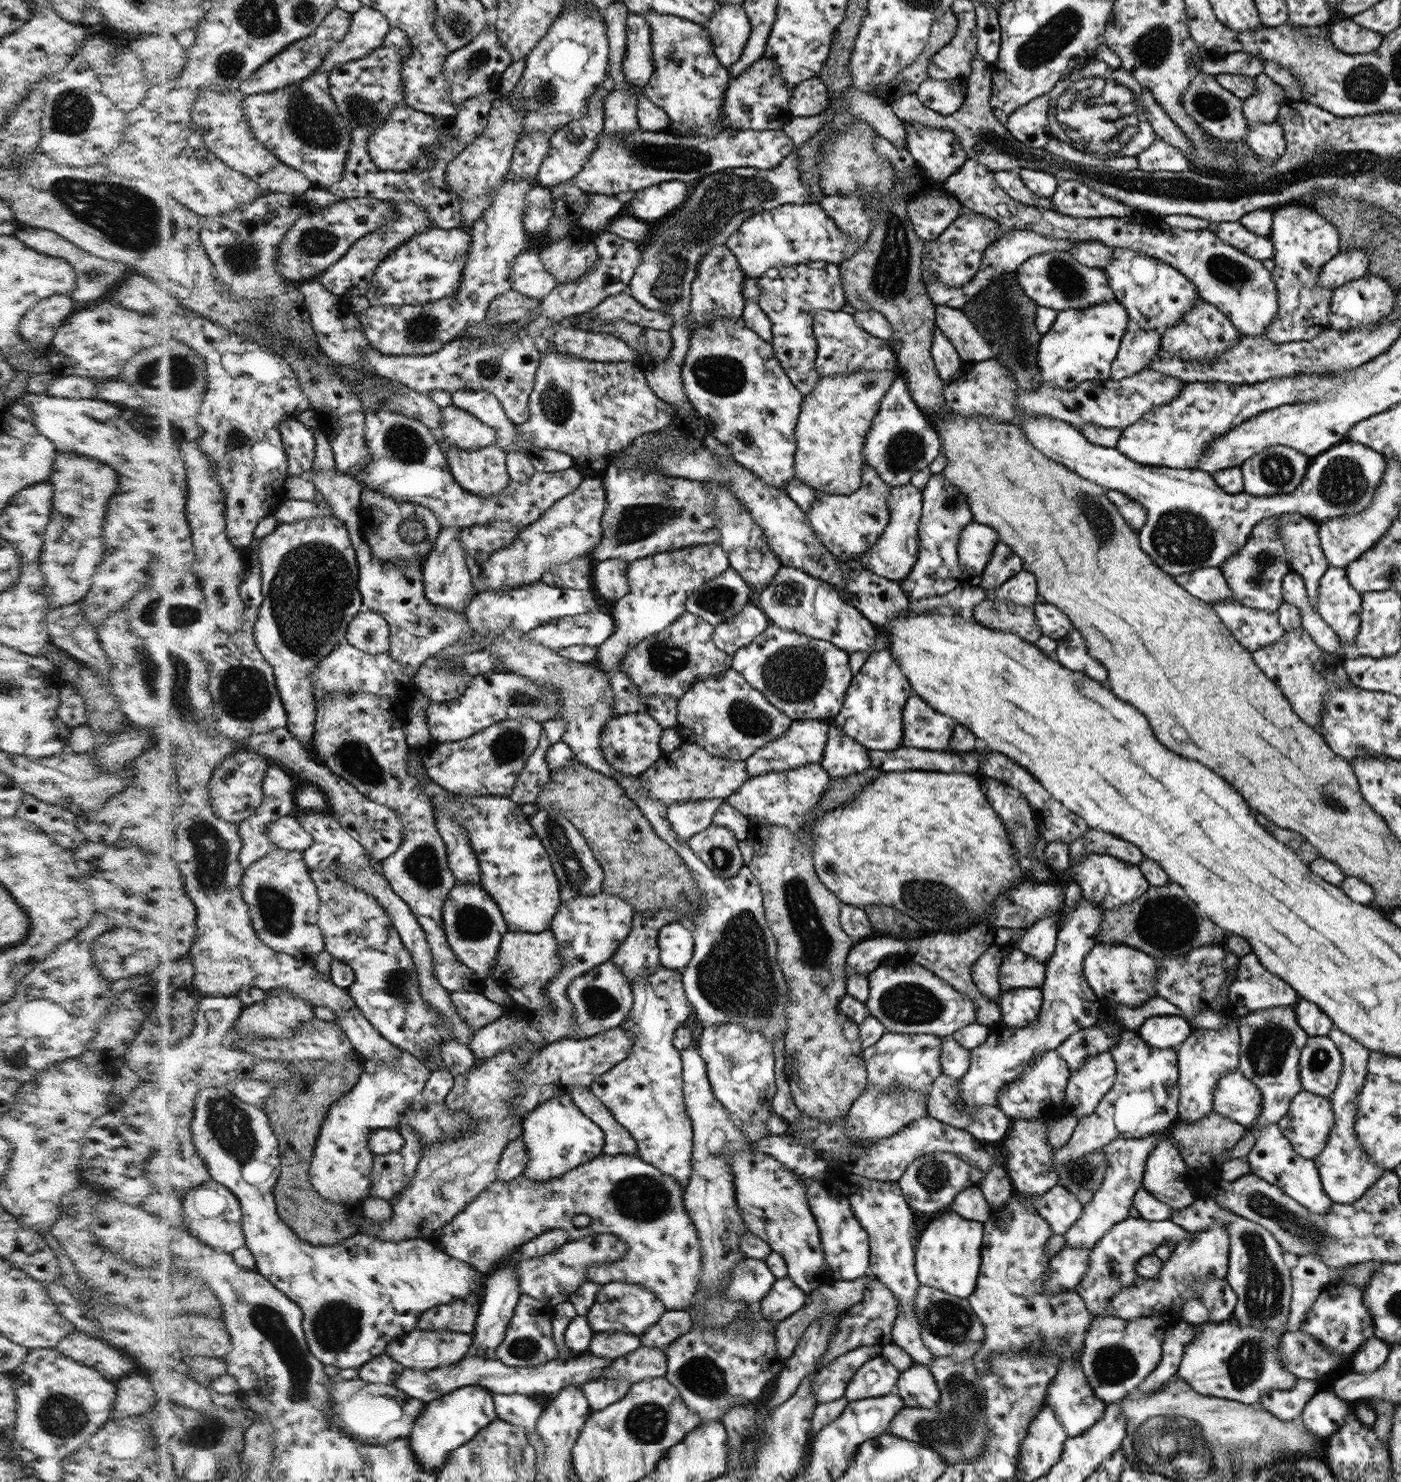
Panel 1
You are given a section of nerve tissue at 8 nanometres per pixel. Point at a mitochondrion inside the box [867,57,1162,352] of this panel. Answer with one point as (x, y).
(1088, 109)

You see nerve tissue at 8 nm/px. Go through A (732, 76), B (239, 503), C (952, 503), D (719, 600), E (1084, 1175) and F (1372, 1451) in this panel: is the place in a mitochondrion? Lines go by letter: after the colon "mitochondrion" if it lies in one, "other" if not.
A: other
B: other
C: mitochondrion
D: mitochondrion
E: mitochondrion
F: other

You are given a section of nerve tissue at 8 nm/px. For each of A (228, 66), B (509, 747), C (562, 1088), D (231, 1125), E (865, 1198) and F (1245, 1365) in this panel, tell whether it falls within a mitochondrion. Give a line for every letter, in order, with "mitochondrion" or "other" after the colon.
A: mitochondrion
B: mitochondrion
C: other
D: mitochondrion
E: other
F: mitochondrion

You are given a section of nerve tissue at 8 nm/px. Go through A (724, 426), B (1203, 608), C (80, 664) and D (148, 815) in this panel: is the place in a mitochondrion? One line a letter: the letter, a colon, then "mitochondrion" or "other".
A: other
B: other
C: other
D: other

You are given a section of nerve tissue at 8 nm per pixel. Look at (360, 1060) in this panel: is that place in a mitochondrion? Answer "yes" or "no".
no

